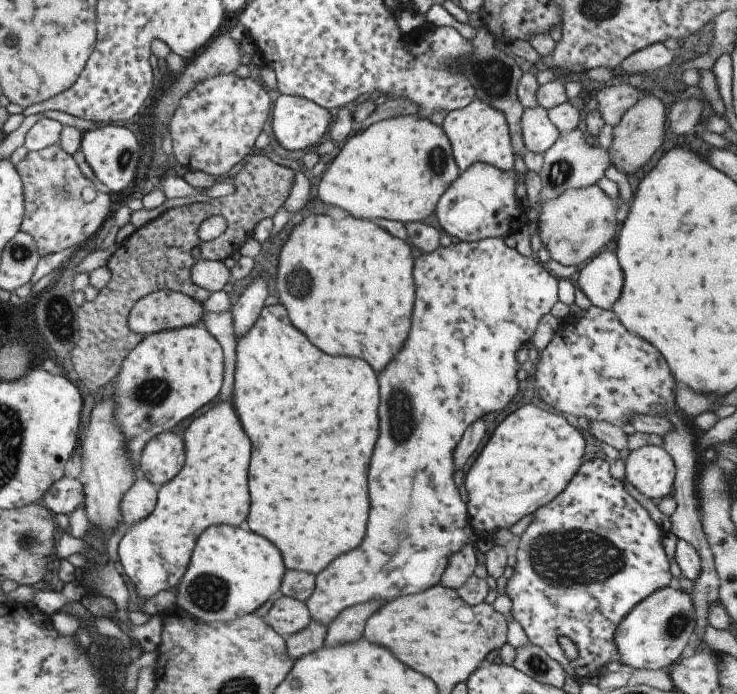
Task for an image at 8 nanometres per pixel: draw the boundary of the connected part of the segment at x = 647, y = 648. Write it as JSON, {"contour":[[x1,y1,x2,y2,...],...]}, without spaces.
{"contour":[[670,586,655,590,636,604,617,626,613,642,617,648,618,660,633,670,668,668,679,658,685,644,688,644,687,640,695,625,696,618,691,594]]}

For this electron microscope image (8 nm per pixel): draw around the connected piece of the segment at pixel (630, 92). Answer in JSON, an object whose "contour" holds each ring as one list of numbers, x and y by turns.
{"contour":[[622,81,620,84,605,86,596,95,597,110,604,124,617,127,624,112,641,98,642,90]]}

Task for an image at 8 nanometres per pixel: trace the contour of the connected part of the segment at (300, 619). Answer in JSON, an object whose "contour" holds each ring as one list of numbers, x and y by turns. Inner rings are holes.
{"contour":[[283,595,277,598,270,608,261,612,261,615,266,624,283,639,305,628,310,620,304,602]]}

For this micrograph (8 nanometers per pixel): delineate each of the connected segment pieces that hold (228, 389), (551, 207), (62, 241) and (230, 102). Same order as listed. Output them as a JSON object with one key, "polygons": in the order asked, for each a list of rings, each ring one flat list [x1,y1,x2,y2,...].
{"polygons":[[[206,312,201,316,201,325,221,347,223,355,223,372,222,384,219,394,217,394,217,402,225,402,225,398,229,398,232,392,233,376,234,376,234,362,235,362,235,334,233,334,233,316,231,312]],[[597,185,565,190,557,198,547,200,538,212,536,224,541,246,558,264,581,266,614,239,619,227,615,220,618,206]],[[58,143,43,150,27,151,25,157,15,164,24,206,19,231,33,238,40,256,81,245,112,214,109,194,97,190,93,182,83,177,77,165,78,157,67,154]],[[217,74,197,82,185,96,179,98,179,104,167,124,171,154,187,170,199,170,209,176,229,172,255,149,253,144,269,116,271,100,268,90,250,77]]]}

